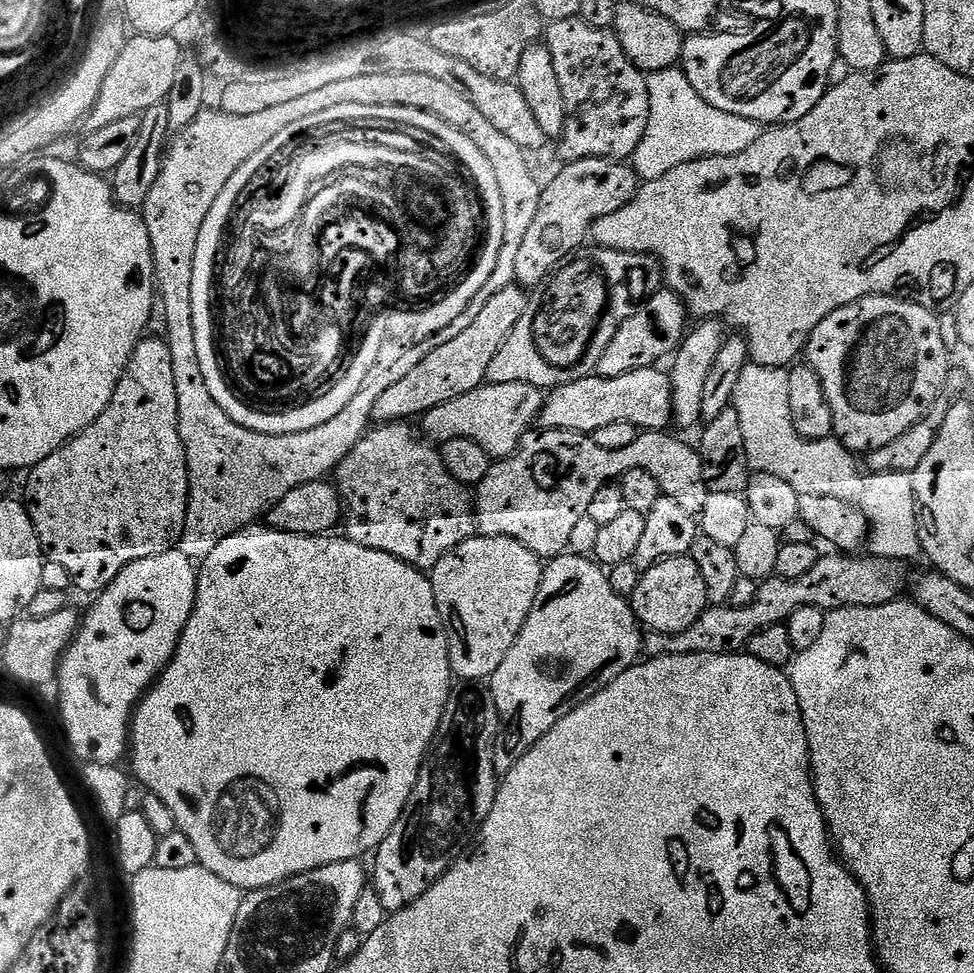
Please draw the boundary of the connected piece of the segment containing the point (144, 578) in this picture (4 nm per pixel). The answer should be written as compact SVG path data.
M174 547L161 556L130 562L130 566L123 568L118 578L93 599L96 601L92 609L83 613L76 637L69 644L72 656L64 670L67 730L72 732L72 739L81 747L82 754L100 759L101 764L110 763L115 756L126 756L130 748L132 713L176 654L180 636L196 605L197 575L194 561L186 558L179 547Z

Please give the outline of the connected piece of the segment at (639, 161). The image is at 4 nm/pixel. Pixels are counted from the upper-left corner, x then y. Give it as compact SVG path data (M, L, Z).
M677 66L647 73L648 93L650 94L650 122L646 122L646 134L642 134L642 142L638 142L638 150L630 157L630 166L636 171L641 181L657 180L662 174L670 174L674 166L682 166L686 162L701 160L707 156L725 156L726 154L742 154L746 146L754 146L762 135L761 125L750 118L742 118L734 114L726 114L726 110L718 110L718 106L710 106L694 86L690 86L690 78L686 78L683 67Z

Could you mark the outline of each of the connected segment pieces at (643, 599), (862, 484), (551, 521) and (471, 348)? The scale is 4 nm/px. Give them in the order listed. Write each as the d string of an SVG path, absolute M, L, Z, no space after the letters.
M691 555L670 557L660 560L652 569L642 572L638 590L630 598L637 620L648 632L661 632L667 636L678 634L703 614L709 607L706 582L702 582L702 570L694 566Z
M749 363L738 378L734 407L742 421L746 437L748 467L753 473L774 474L790 482L800 497L822 494L842 498L862 510L870 522L870 552L873 556L912 562L920 551L920 521L911 475L906 472L872 472L858 461L857 453L835 438L807 440L797 430L790 414L790 378L788 368L763 368Z
M533 430L520 439L515 456L495 461L485 477L475 485L474 507L476 509L476 531L481 536L505 536L522 542L541 558L555 558L568 552L570 534L576 523L588 515L590 501L602 486L613 483L614 478L625 476L630 470L646 470L654 477L663 495L674 498L679 506L693 514L700 513L706 506L708 483L704 477L704 463L699 451L684 440L671 436L668 430L641 431L630 446L623 450L602 450L591 435L583 432L561 432L559 430Z
M519 286L494 294L494 298L490 298L490 302L482 309L481 316L461 336L433 350L418 366L414 366L410 374L404 375L394 386L378 394L372 420L377 425L412 422L415 416L416 419L423 417L424 413L434 410L434 406L450 402L450 398L462 398L462 394L470 394L470 390L483 389L488 379L490 362L494 362L494 354L502 350L502 342L510 338L510 330L518 326L518 318L526 314L528 298L529 293Z

